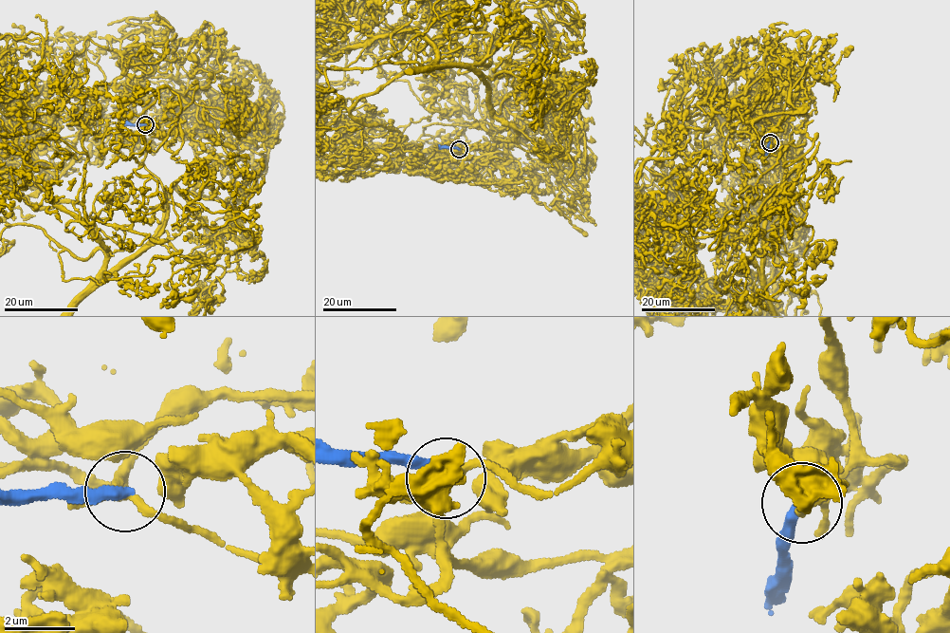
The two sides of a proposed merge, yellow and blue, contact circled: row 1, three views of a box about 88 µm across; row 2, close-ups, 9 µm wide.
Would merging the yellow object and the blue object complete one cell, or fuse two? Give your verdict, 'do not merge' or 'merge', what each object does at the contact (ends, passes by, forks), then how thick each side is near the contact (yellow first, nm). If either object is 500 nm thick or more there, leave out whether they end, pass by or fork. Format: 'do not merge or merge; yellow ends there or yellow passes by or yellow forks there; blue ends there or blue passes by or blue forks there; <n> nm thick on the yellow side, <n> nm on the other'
do not merge; yellow forks there; blue ends there; 200 nm thick on the yellow side, 300 nm on the other

